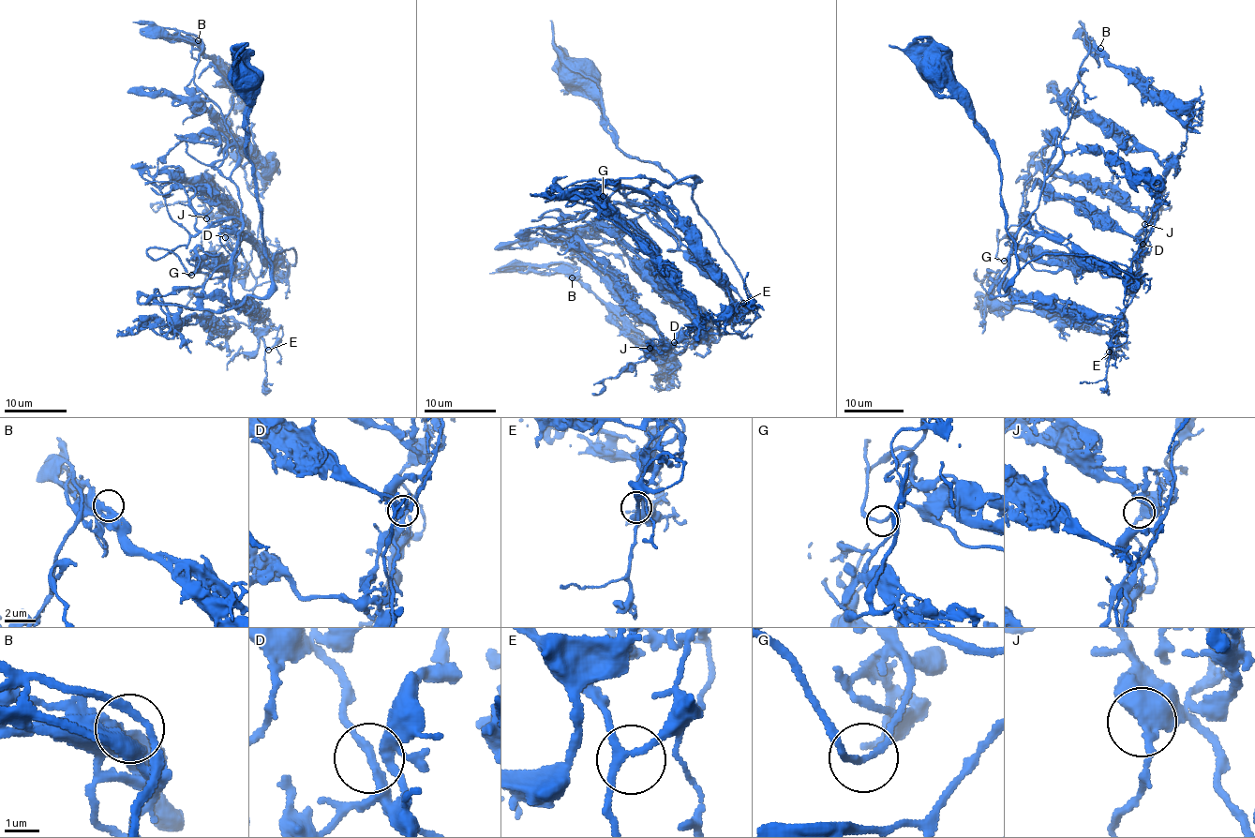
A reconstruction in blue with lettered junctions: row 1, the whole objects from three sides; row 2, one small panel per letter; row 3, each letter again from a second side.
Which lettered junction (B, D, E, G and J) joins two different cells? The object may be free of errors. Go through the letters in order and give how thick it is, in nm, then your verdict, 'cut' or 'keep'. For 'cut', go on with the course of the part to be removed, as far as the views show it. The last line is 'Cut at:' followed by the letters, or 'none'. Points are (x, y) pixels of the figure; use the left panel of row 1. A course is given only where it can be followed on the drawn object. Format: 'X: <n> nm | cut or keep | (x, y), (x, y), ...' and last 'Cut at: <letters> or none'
B: 360 nm | keep
D: 240 nm | keep
E: 180 nm | keep
G: 150 nm | keep
J: 480 nm | keep
Cut at: none

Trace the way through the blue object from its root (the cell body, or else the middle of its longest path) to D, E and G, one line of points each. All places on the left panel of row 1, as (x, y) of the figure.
D: (249, 74), (245, 151), (261, 237), (270, 271), (291, 247), (294, 266), (255, 276), (225, 237)
E: (249, 74), (245, 151), (270, 271), (276, 253), (296, 257), (271, 263), (247, 306), (268, 350)
G: (249, 74), (245, 151), (272, 283), (235, 306), (219, 224), (156, 260), (147, 250), (168, 249), (190, 275)

